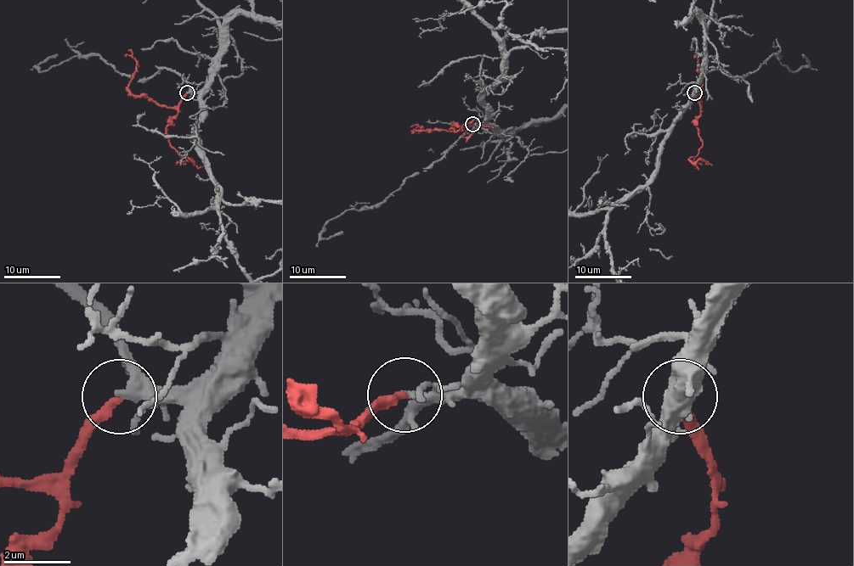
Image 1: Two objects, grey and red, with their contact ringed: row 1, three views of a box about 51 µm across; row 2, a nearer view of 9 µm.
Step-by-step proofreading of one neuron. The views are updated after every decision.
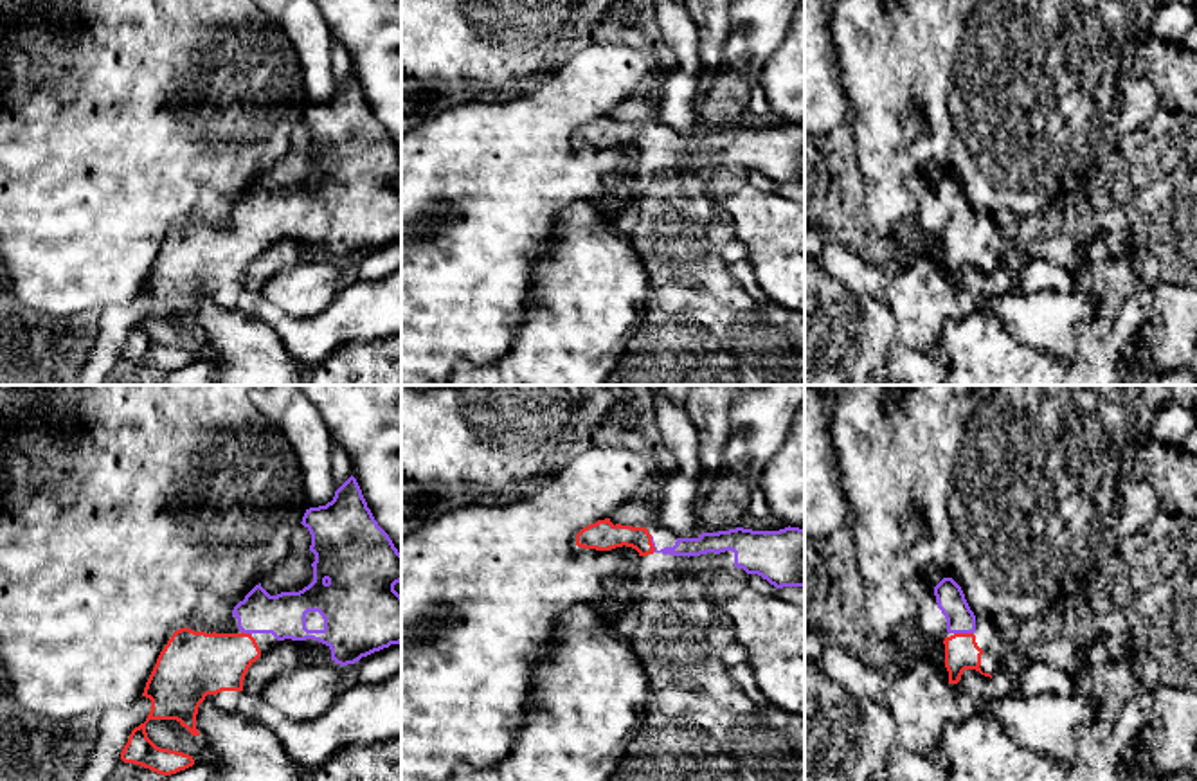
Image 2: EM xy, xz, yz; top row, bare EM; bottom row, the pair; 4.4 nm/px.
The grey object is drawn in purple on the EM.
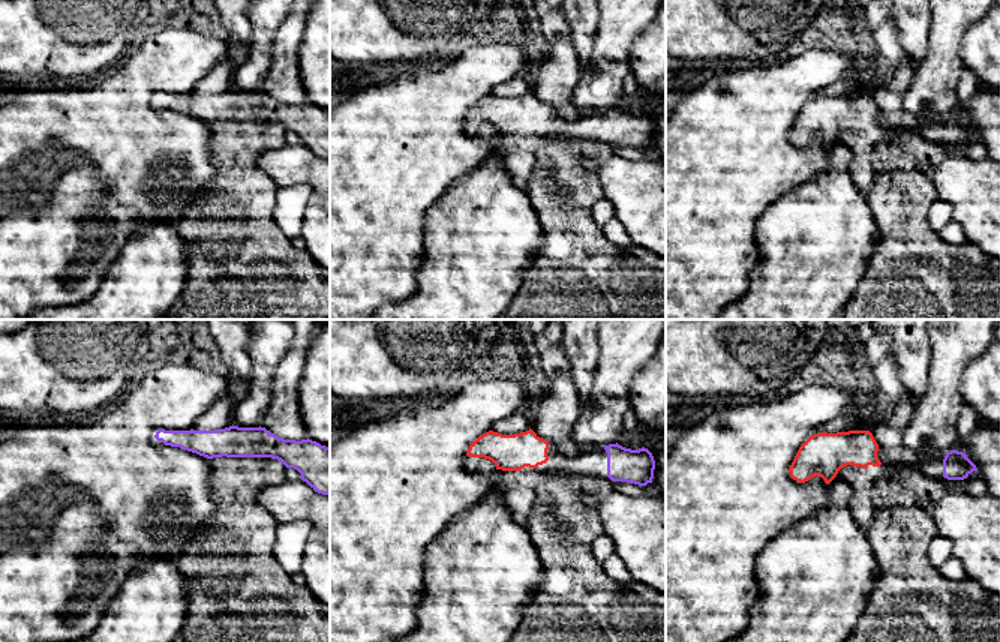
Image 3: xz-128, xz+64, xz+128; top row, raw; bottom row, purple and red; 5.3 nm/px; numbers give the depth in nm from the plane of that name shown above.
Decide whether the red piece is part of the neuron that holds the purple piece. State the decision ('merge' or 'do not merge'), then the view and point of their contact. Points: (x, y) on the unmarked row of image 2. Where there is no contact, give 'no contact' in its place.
merge; contact yz (963, 229)

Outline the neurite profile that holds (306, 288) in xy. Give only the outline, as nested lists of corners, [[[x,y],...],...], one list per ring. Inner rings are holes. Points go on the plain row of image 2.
[[[301,252],[295,265],[272,275],[259,299],[284,313],[308,319],[324,311],[347,279],[347,266],[331,256]]]

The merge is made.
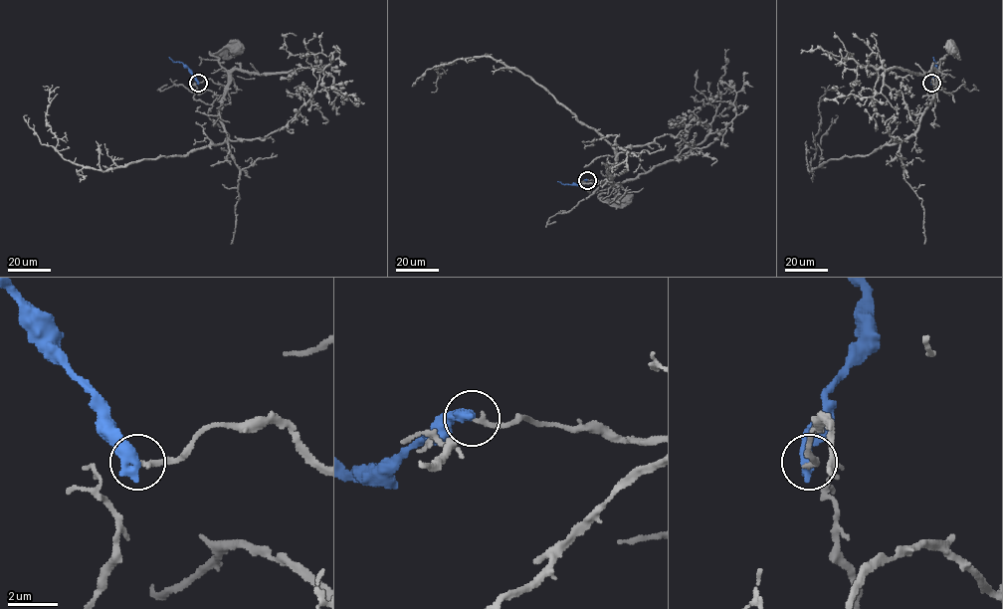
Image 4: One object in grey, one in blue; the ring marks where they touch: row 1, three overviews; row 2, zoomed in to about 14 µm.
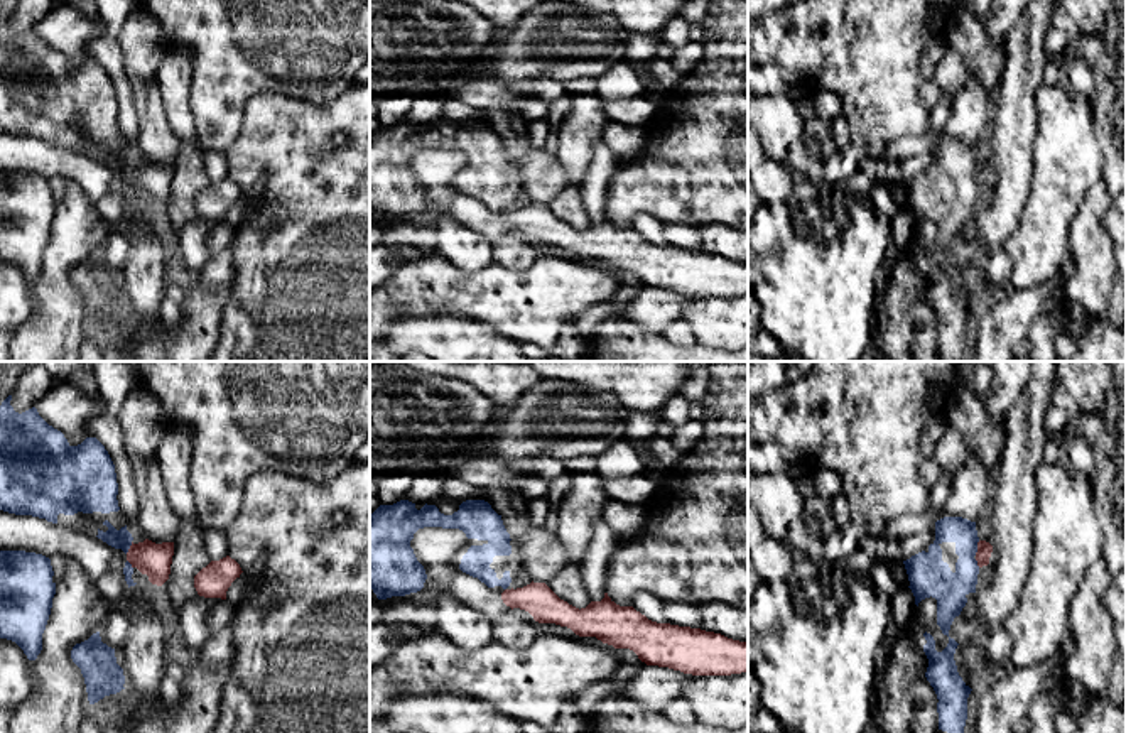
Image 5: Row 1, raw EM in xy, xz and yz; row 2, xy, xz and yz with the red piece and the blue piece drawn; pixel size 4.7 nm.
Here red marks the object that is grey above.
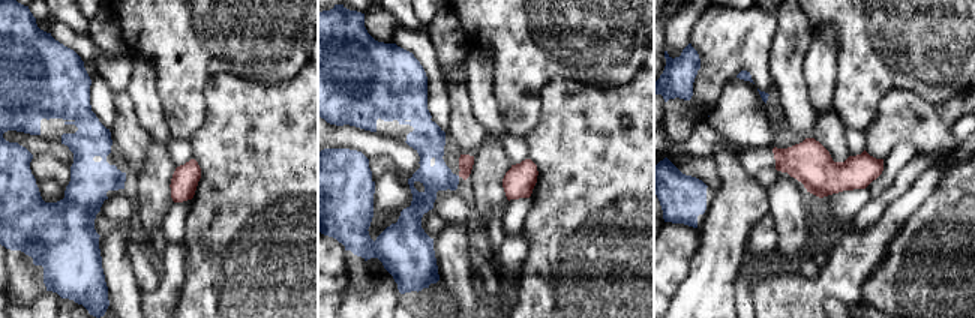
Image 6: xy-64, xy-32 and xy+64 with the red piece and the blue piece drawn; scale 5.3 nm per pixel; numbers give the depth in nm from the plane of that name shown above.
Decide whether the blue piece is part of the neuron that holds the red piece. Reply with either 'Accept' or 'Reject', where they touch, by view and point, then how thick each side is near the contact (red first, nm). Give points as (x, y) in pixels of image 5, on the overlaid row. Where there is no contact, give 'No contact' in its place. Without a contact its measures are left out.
Reject. Touches red at yz (978, 548). Thickness 70 nm (red) against 170 nm

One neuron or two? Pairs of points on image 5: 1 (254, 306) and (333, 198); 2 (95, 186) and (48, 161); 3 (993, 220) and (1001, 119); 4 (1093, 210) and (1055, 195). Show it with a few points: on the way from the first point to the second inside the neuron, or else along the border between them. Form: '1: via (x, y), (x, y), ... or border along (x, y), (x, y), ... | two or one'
1: via (274, 279), (282, 264), (321, 225) | one
2: via (83, 174), (71, 164), (59, 162) | one
3: via (1010, 195), (1010, 144) | one
4: border along (1101, 178), (1089, 190), (1072, 220), (1067, 242) | two

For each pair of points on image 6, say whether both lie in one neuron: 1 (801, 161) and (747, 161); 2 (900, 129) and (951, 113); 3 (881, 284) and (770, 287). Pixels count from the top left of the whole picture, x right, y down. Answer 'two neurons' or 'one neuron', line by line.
1: one neuron
2: one neuron
3: two neurons

